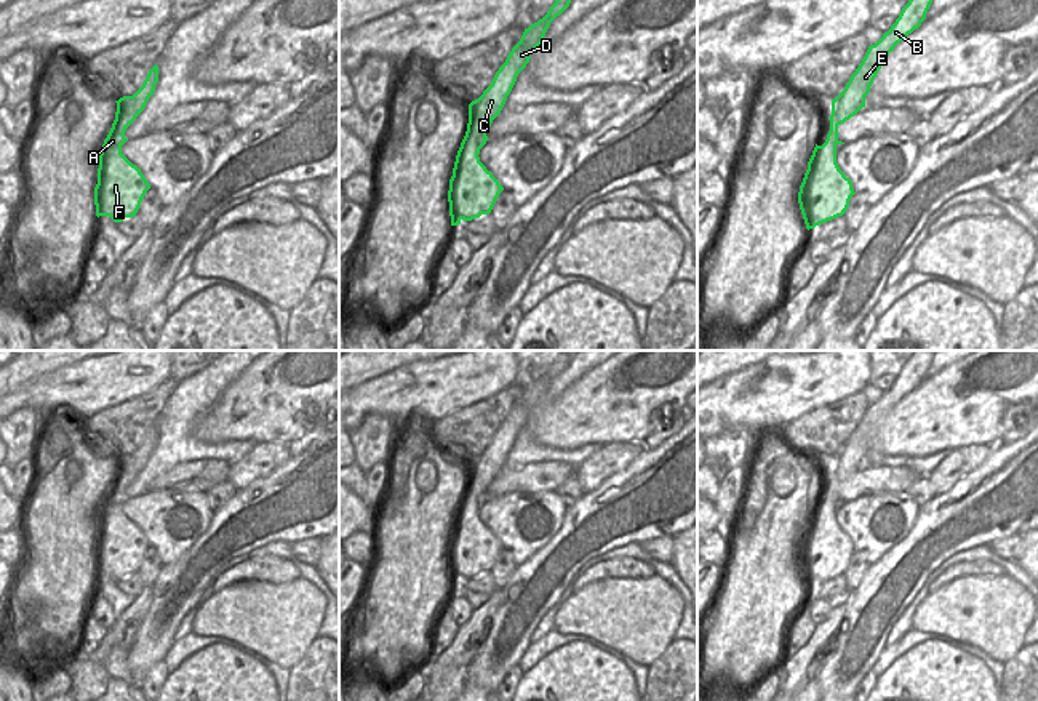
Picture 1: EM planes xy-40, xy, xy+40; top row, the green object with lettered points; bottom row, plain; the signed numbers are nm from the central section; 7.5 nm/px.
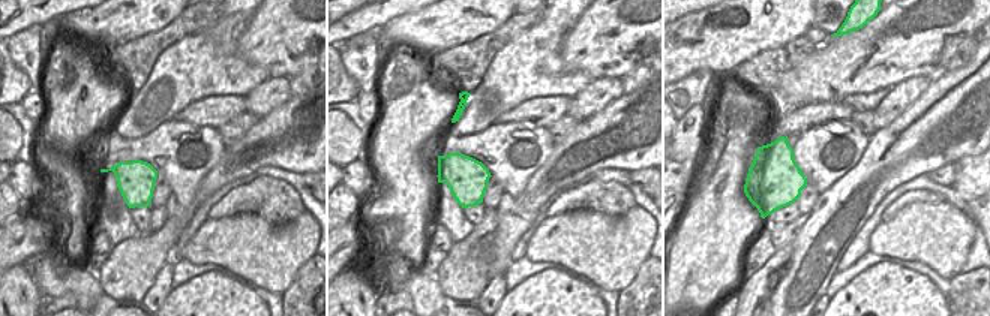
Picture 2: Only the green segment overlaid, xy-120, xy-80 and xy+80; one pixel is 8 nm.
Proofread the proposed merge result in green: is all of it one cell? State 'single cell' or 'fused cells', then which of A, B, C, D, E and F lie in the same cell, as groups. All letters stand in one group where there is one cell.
single cell | A B C D E F

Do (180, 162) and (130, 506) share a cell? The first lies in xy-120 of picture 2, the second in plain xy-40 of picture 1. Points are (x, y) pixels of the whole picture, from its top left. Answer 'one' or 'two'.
one

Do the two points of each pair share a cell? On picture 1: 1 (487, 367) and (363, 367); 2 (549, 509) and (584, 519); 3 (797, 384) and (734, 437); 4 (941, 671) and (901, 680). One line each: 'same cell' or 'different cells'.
1: different cells
2: different cells
3: different cells
4: same cell

